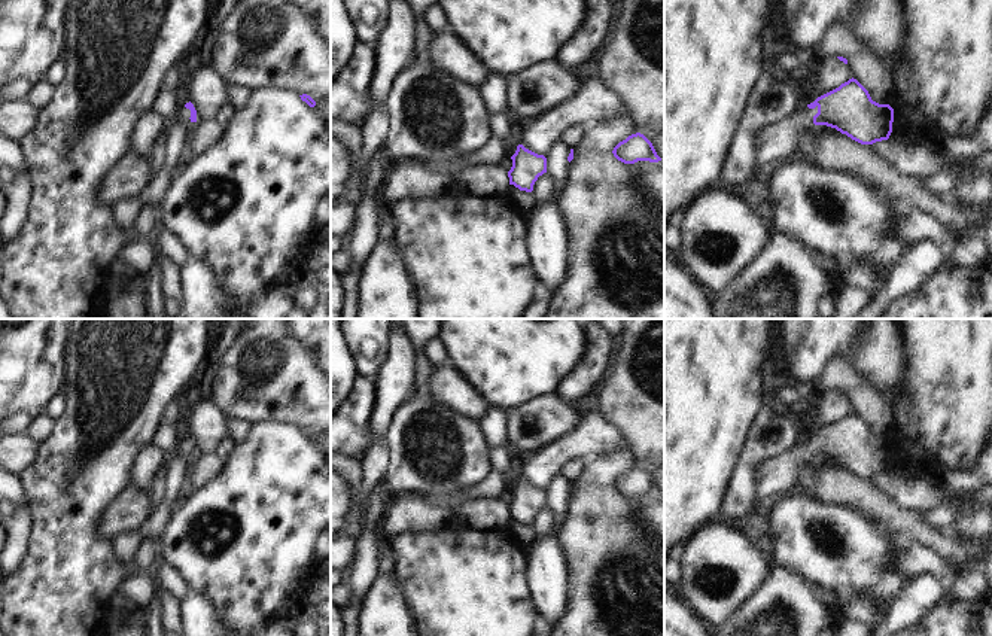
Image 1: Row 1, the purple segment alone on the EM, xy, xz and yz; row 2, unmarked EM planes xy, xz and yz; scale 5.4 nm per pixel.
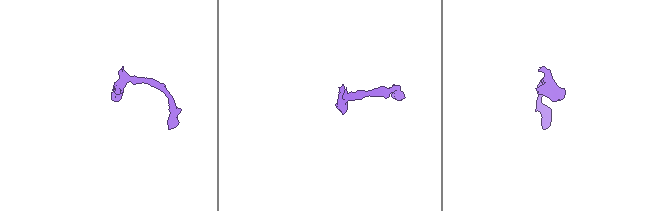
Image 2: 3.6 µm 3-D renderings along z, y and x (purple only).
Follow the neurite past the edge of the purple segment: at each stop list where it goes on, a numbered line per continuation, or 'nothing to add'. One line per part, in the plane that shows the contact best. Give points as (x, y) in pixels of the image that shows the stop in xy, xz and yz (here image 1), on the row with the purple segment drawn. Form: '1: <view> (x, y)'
1: yz (778, 142)

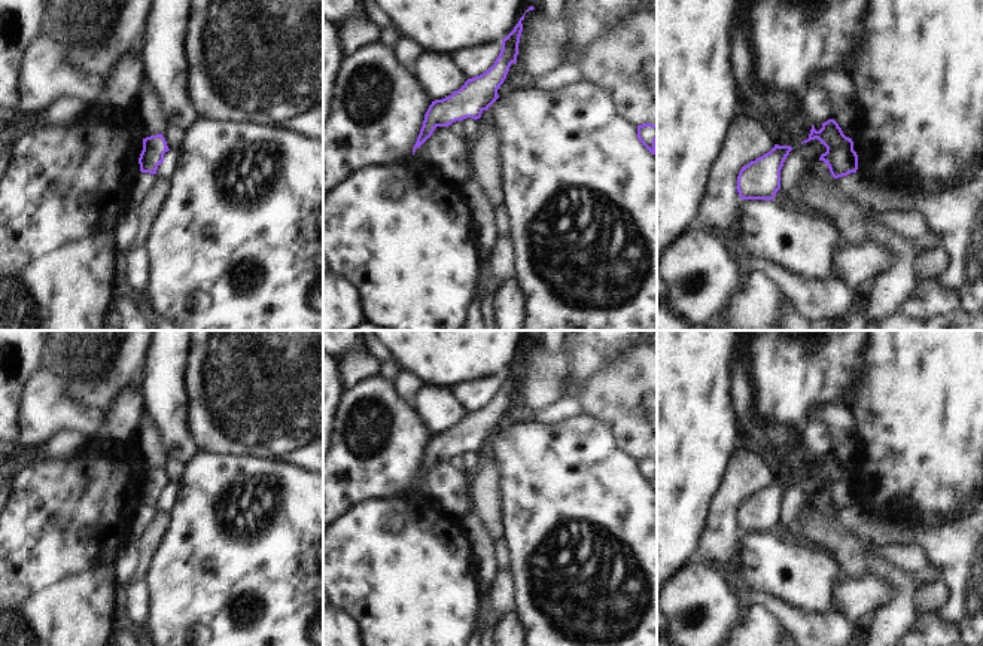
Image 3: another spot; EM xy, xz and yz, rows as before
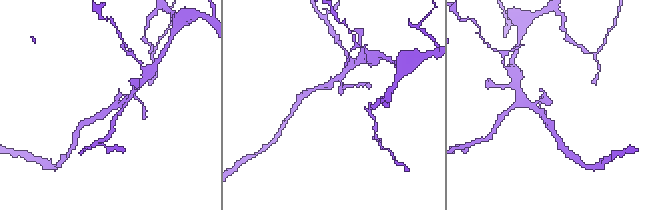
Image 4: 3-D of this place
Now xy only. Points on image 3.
nothing to add

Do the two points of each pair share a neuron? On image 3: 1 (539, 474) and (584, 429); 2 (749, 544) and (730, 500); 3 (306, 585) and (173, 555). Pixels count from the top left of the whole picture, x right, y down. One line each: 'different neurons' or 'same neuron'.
1: same neuron
2: different neurons
3: same neuron

